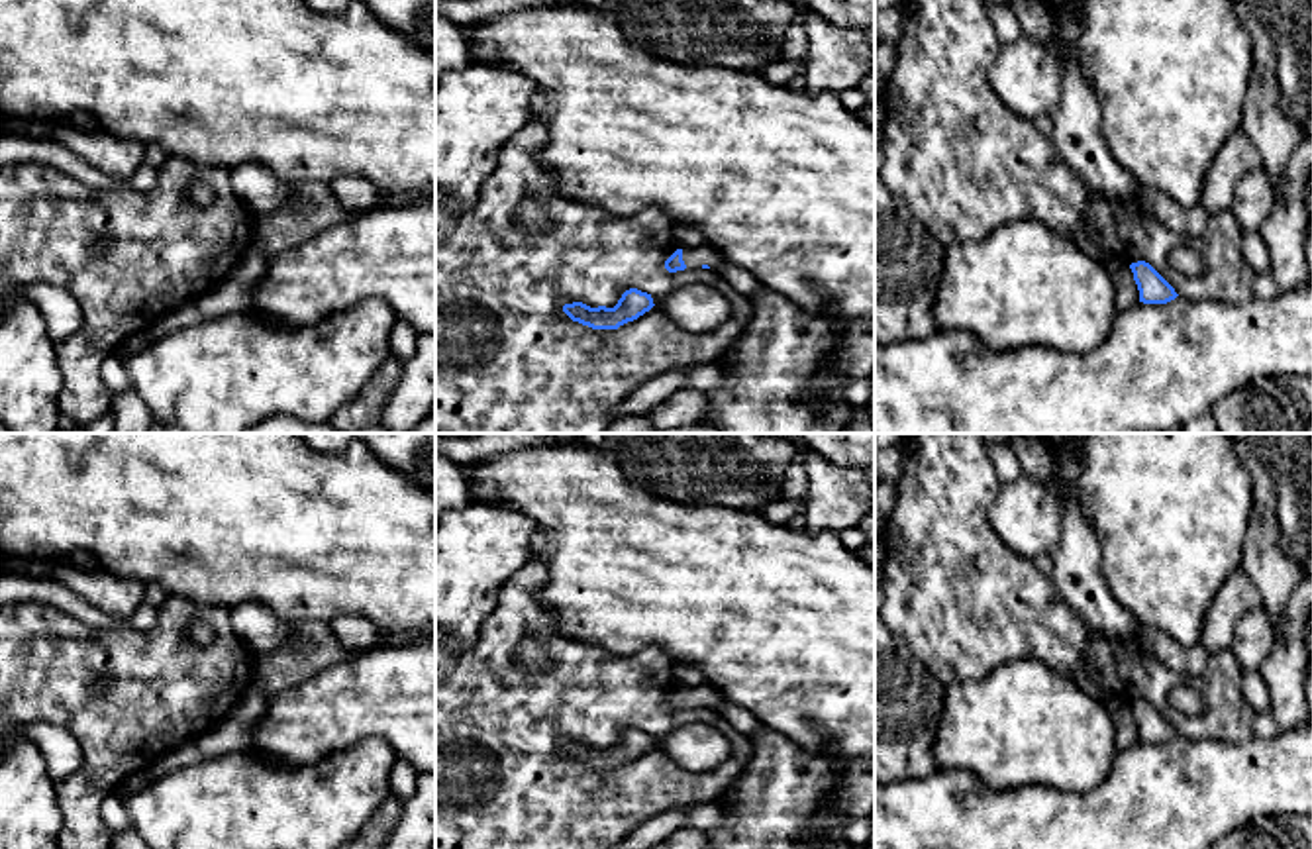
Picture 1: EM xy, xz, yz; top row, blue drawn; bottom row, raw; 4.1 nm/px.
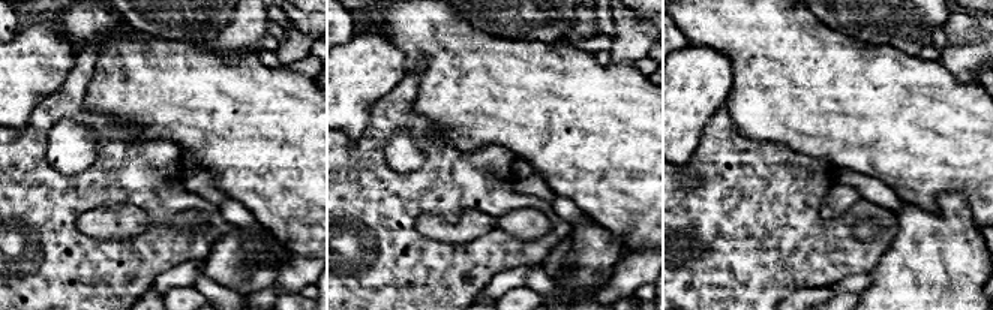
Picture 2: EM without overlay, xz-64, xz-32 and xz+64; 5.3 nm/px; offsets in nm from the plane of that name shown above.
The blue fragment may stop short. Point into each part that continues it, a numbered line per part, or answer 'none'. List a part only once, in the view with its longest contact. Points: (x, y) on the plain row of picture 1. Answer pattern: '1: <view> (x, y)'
1: xz (705, 693)

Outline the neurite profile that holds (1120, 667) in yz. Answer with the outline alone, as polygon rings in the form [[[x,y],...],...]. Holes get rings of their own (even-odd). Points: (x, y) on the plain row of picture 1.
[[[1086,625],[1086,661],[1090,669],[1073,676],[1092,698],[1112,698],[1132,704],[1149,702],[1183,737],[1212,737],[1241,743],[1253,735],[1253,708],[1243,700],[1243,667],[1228,647],[1208,655],[1206,667],[1196,676],[1183,676],[1161,665],[1137,639],[1110,637]],[[1177,684],[1186,684],[1204,702],[1204,714],[1188,720],[1175,710],[1169,694]]]

